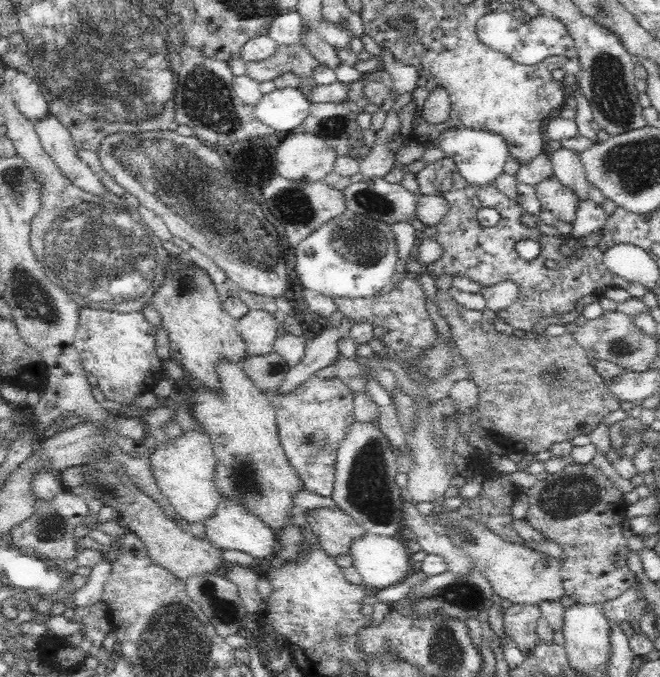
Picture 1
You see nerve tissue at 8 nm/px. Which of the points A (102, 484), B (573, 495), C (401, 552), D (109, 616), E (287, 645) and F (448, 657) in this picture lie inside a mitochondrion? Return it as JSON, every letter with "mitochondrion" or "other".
{"A":"mitochondrion","B":"mitochondrion","C":"other","D":"other","E":"other","F":"mitochondrion"}

